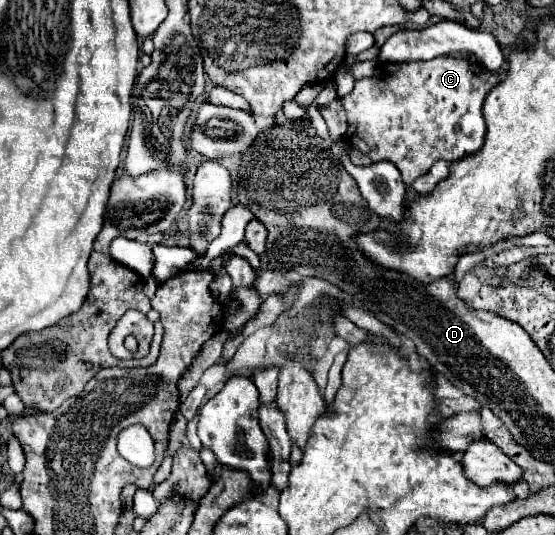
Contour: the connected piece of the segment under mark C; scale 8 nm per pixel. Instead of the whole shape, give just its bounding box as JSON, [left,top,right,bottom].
[340,56,500,186]

